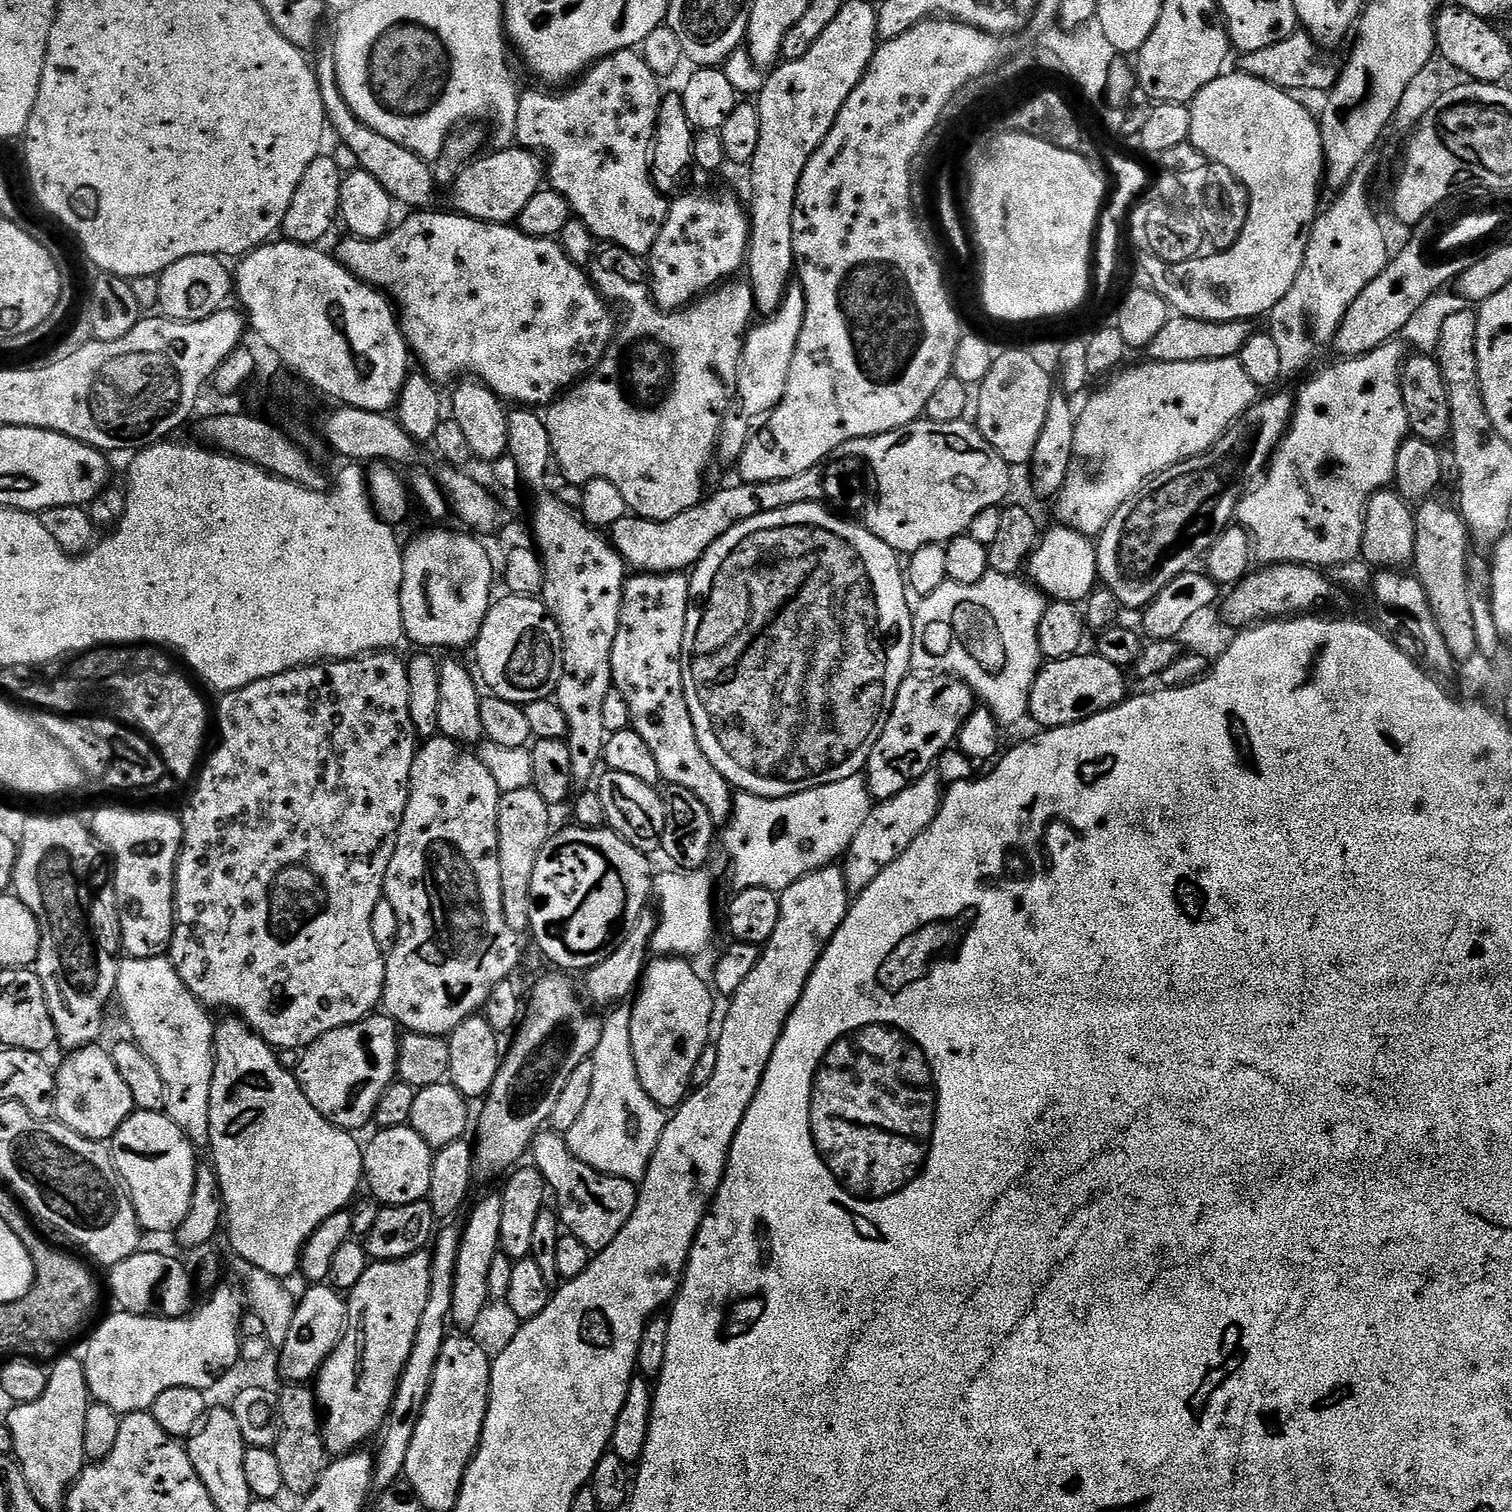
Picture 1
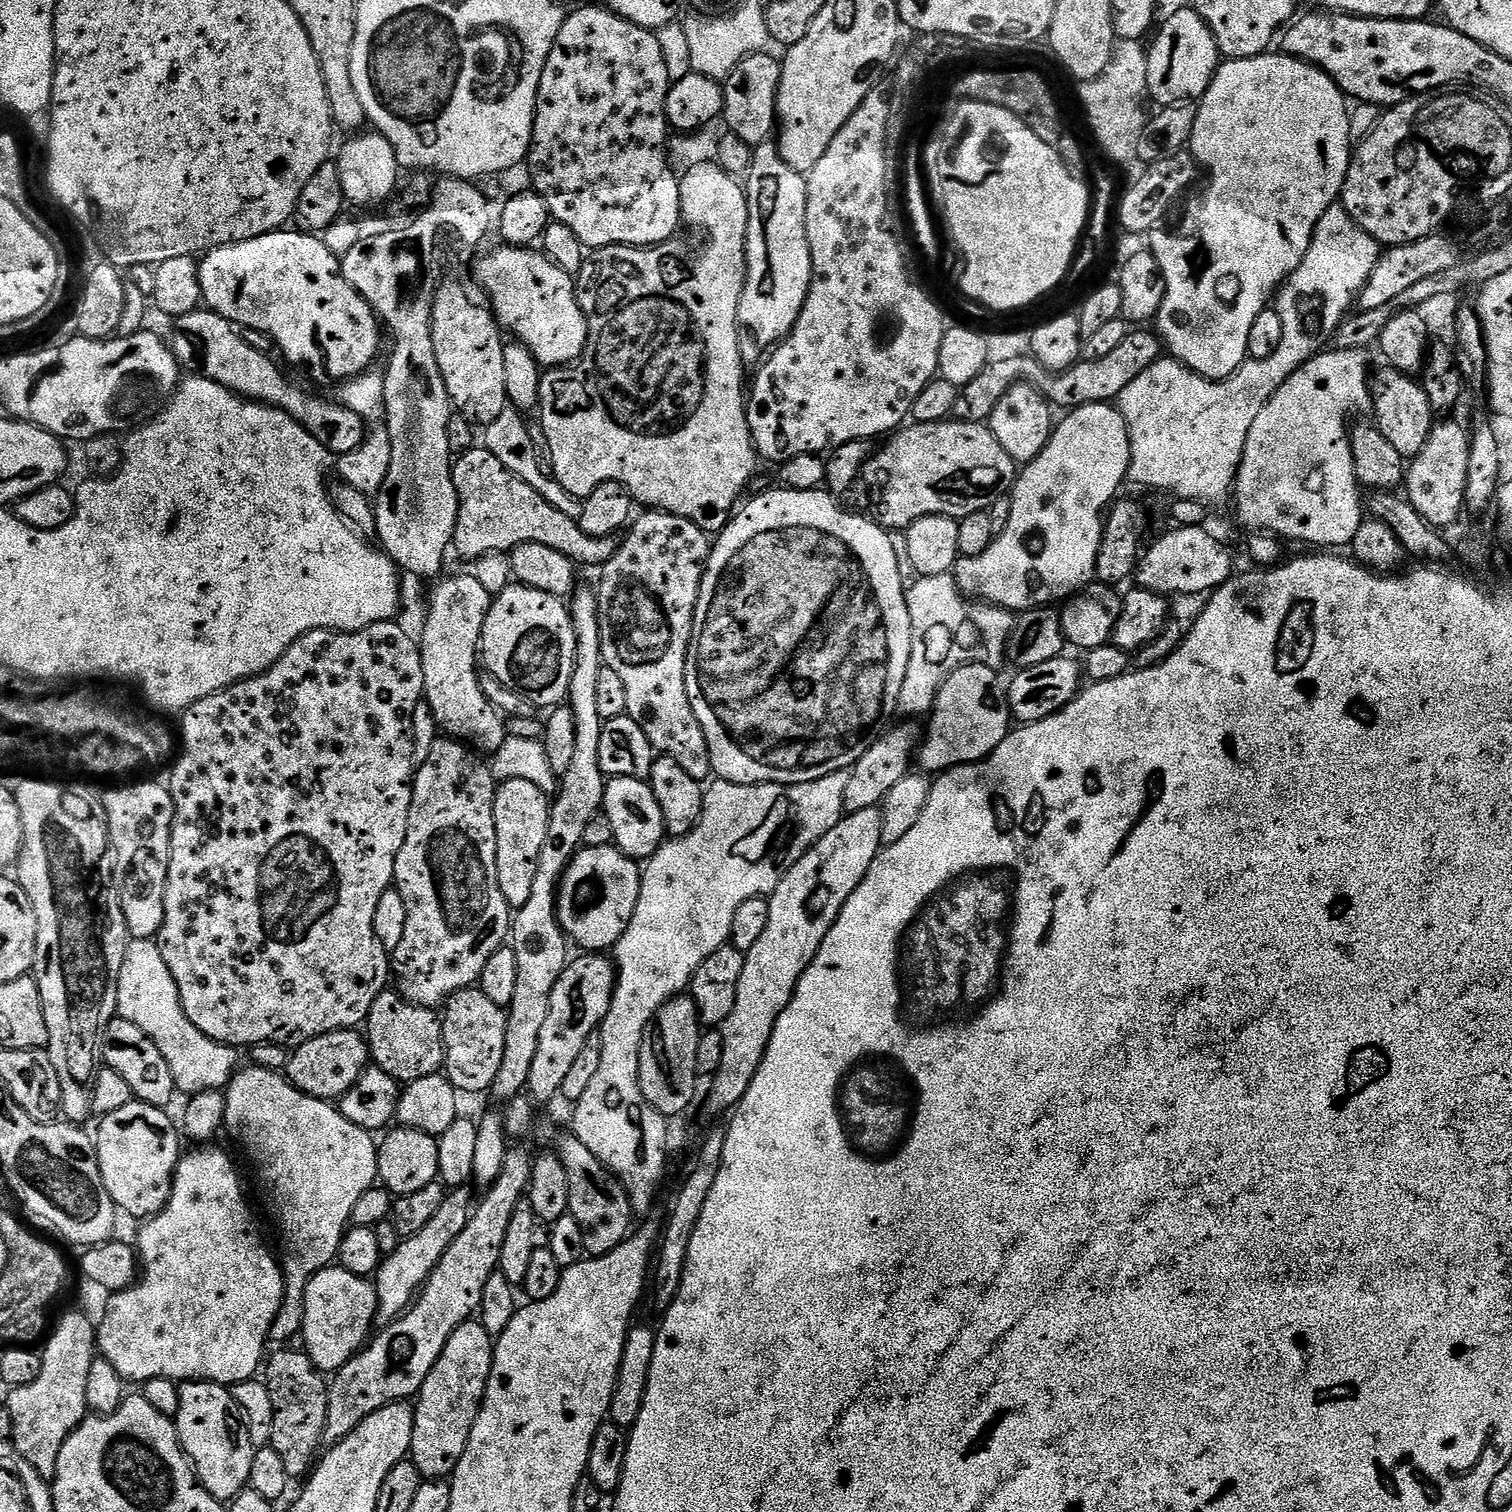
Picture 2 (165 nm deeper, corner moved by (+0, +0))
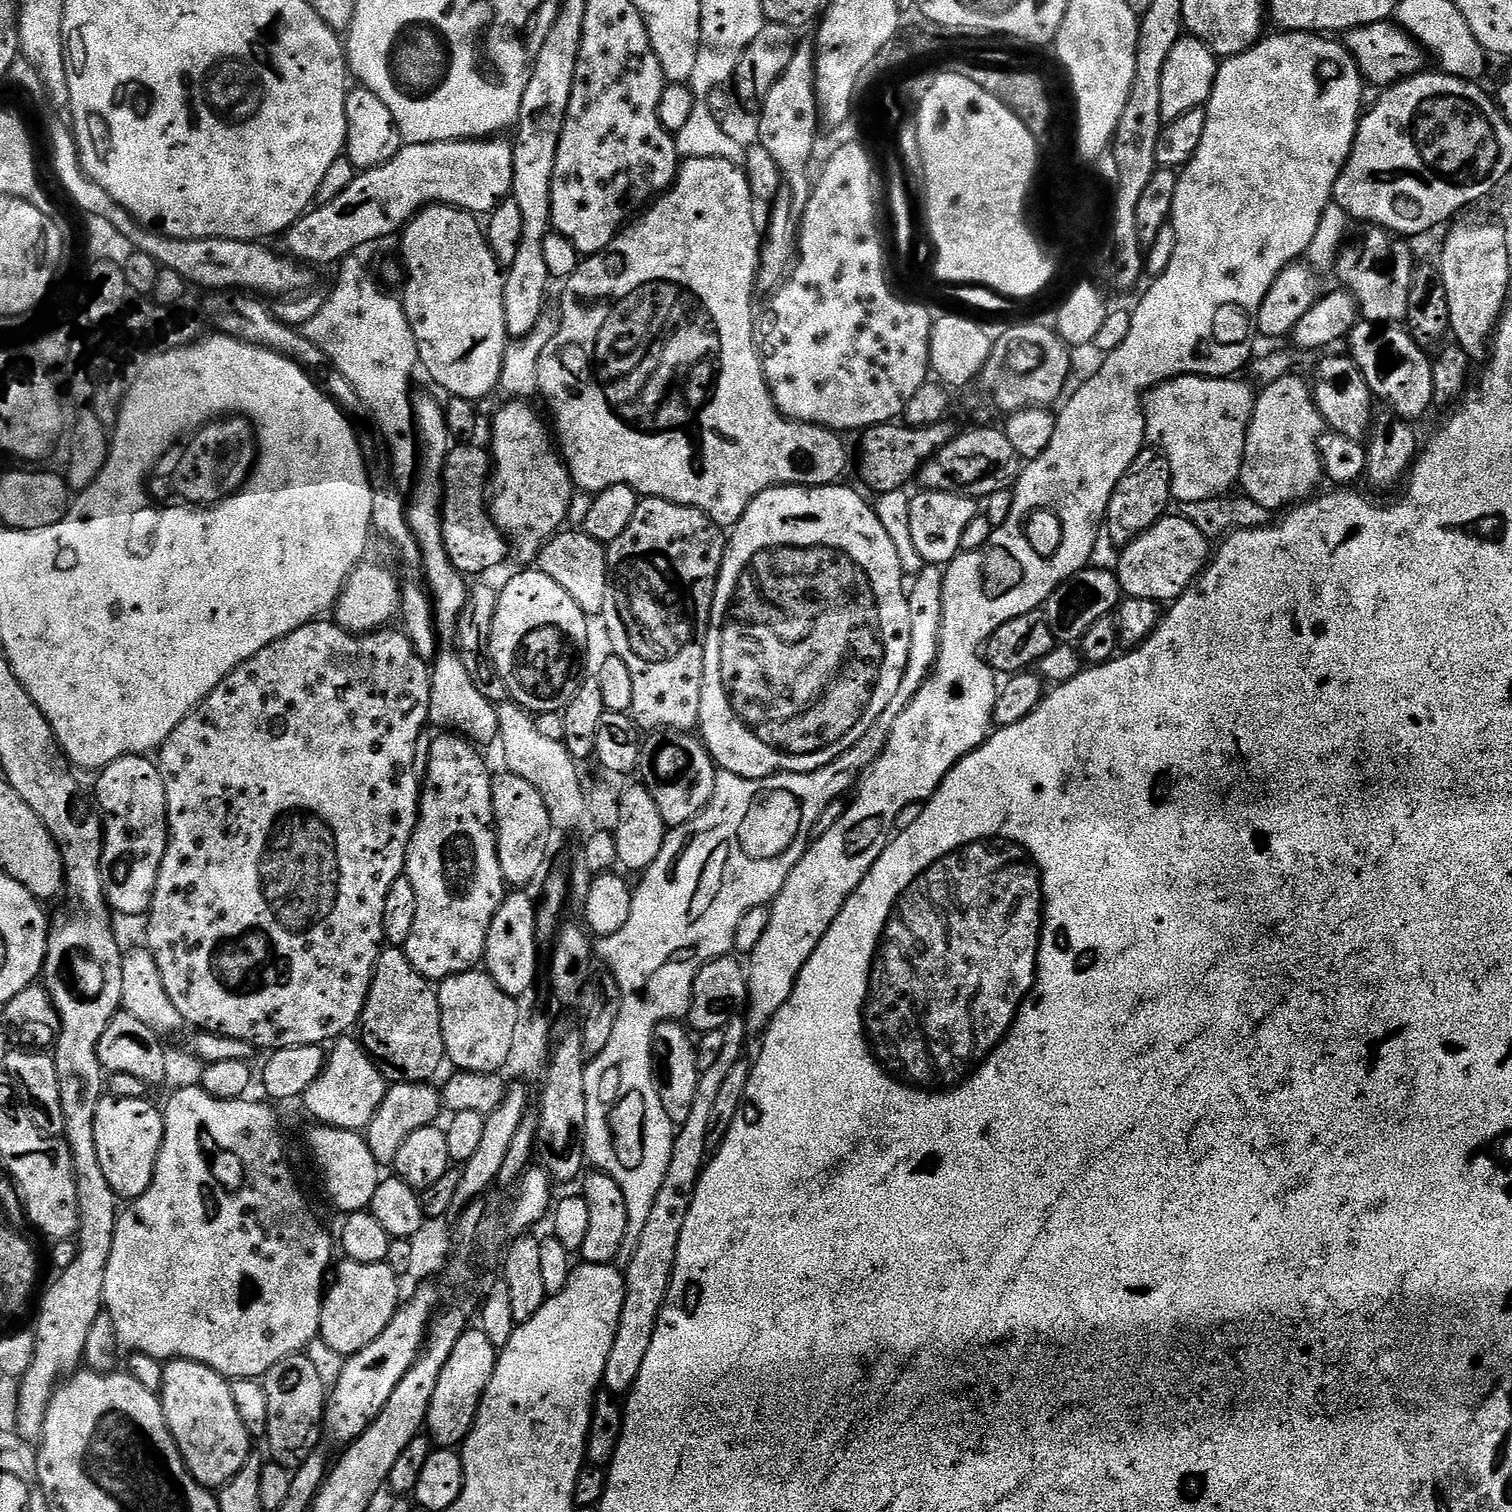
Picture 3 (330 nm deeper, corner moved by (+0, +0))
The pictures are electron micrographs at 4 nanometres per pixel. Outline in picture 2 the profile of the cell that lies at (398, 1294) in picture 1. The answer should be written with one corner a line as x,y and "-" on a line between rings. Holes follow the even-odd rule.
471,1187
453,1188
447,1193
442,1207
434,1213
434,1218
418,1230
418,1234
406,1236
401,1239
398,1250
394,1254
383,1257
380,1269
377,1270
374,1283
376,1286
376,1324
383,1326
397,1320
409,1304
416,1299
421,1288
430,1278
434,1266
442,1262
442,1254
446,1254
448,1247
453,1244
454,1238
466,1230
466,1222
470,1222
474,1207

